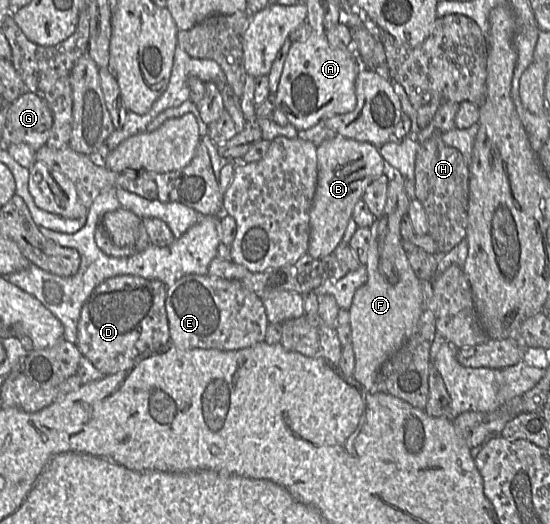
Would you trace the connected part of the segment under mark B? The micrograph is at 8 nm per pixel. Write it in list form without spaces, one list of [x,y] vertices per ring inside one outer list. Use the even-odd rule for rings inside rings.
[[[335,135],[317,147],[318,177],[310,207],[310,237],[307,254],[322,258],[332,254],[340,244],[351,220],[355,204],[365,189],[388,168],[379,147],[342,135]]]

